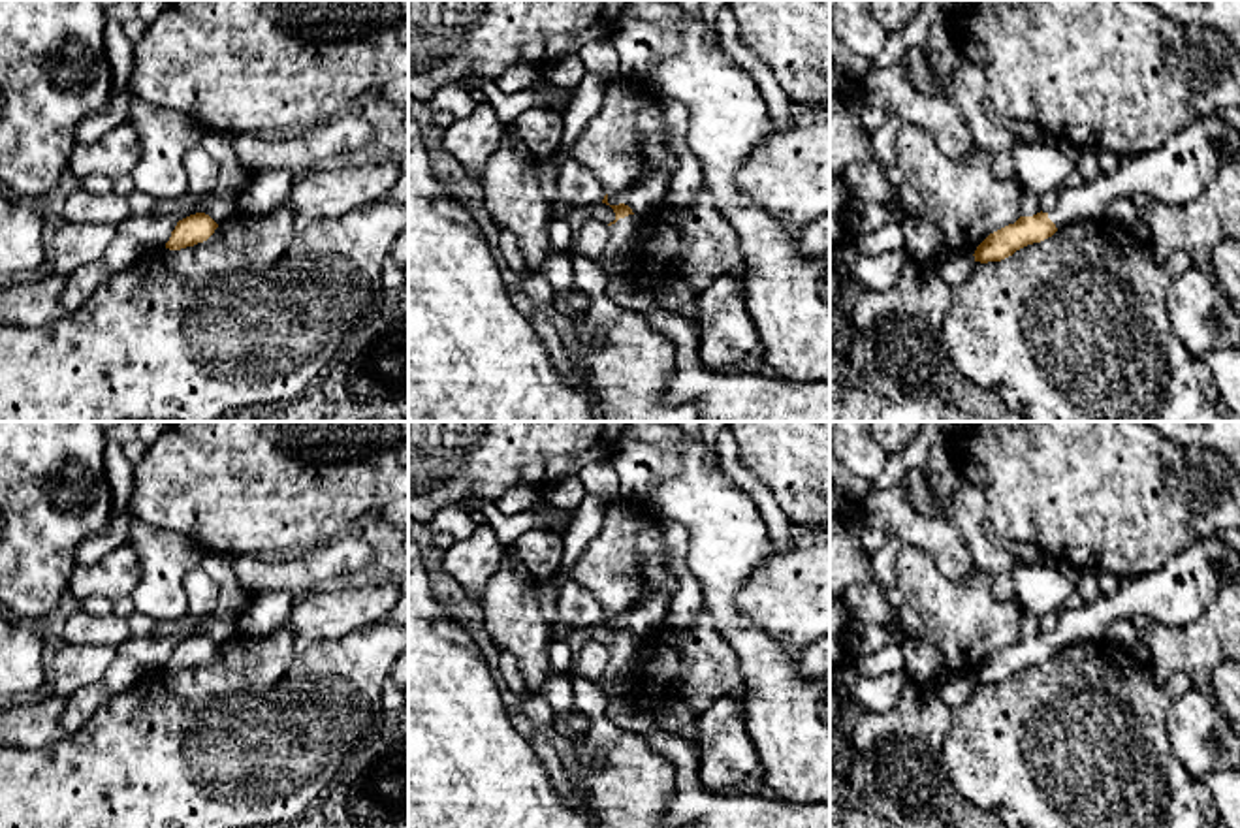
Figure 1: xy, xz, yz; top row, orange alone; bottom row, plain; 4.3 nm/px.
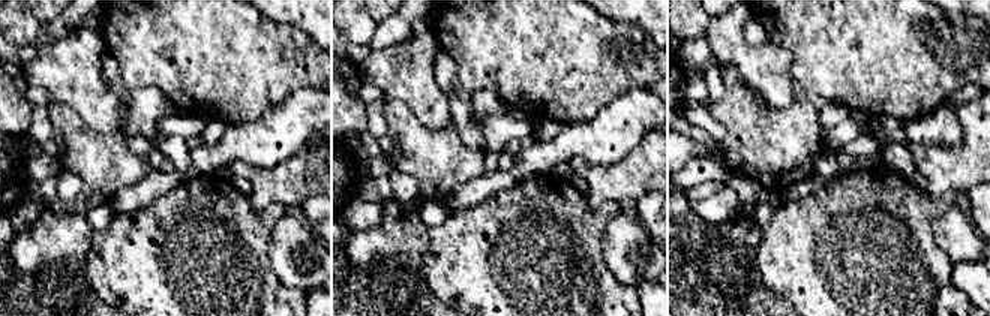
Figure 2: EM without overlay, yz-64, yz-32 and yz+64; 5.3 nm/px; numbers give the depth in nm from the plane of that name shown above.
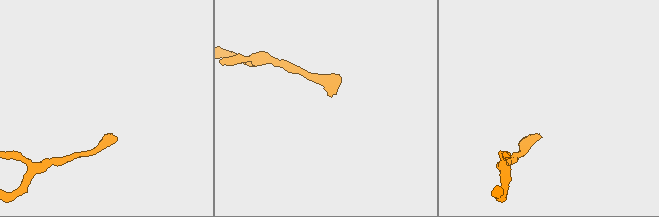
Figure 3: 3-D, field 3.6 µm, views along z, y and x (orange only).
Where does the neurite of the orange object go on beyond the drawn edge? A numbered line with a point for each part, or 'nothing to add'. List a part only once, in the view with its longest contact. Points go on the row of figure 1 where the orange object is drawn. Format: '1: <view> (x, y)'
1: xz (618, 258)

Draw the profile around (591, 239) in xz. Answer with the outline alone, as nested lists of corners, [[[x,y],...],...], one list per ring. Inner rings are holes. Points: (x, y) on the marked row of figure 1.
[[[589,218],[581,230],[574,235],[570,250],[568,252],[578,252],[589,260],[598,262],[604,254],[604,248],[608,245],[608,224]]]

